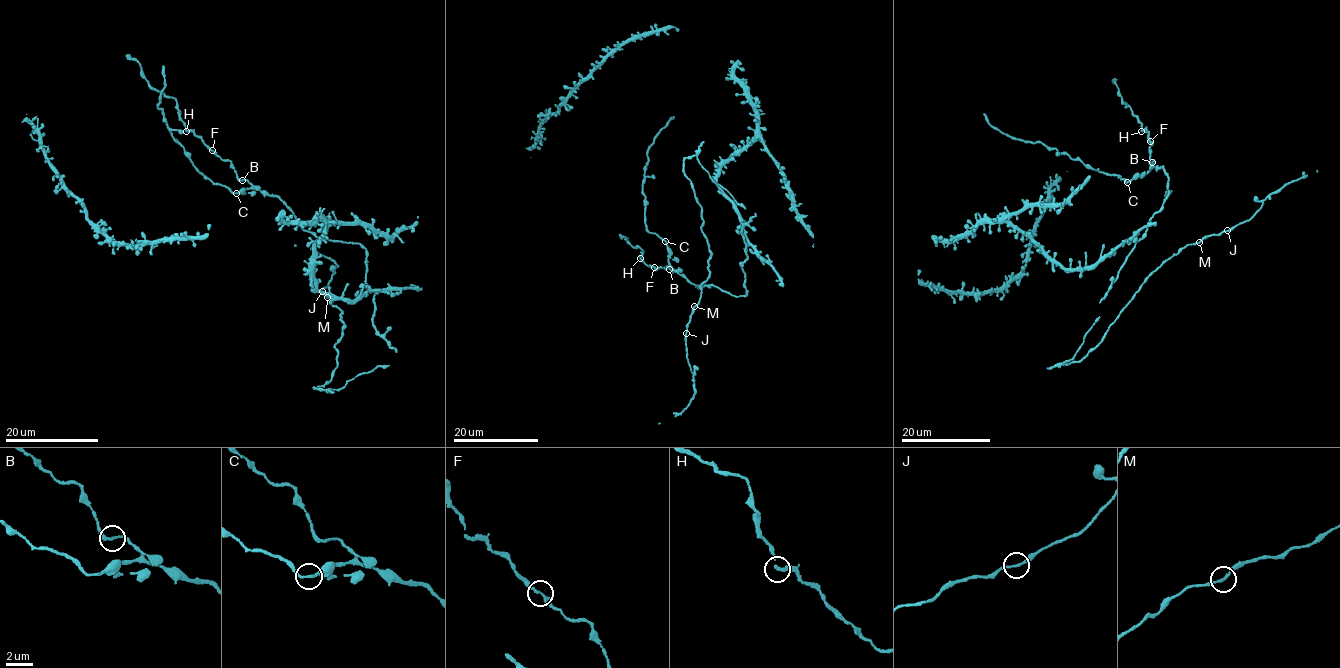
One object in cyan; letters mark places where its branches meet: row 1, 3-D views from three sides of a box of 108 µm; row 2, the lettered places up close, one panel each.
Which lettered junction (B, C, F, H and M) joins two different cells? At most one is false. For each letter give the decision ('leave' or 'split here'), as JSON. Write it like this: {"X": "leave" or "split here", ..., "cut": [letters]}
{"B": "leave", "C": "leave", "F": "leave", "H": "leave", "M": "leave", "cut": []}

